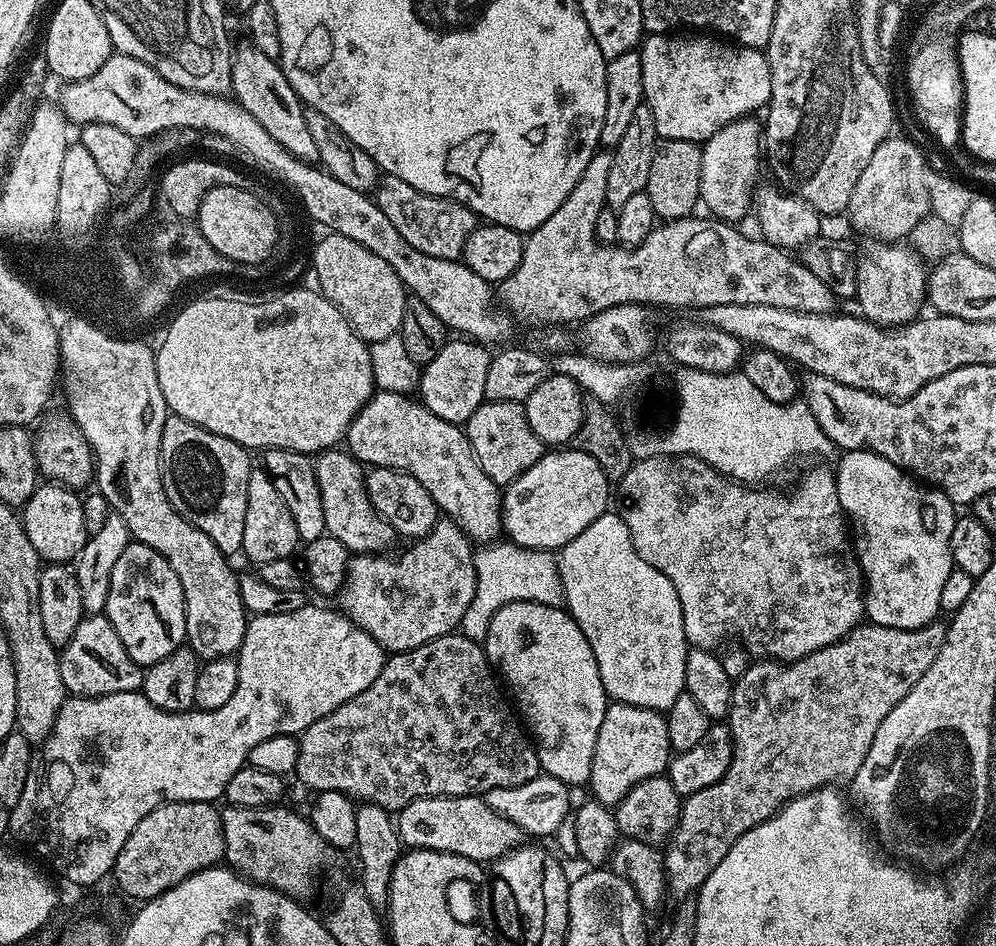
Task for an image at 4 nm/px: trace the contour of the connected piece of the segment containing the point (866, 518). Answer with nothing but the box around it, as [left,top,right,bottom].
[834,450,957,630]

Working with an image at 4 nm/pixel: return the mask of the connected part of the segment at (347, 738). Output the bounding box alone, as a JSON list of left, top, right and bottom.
[295,634,542,814]

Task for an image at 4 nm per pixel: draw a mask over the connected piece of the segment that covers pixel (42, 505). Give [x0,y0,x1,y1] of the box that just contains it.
[22,483,89,564]

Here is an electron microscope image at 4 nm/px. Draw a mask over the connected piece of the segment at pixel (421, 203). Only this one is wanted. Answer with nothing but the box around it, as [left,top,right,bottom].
[374,175,478,260]

